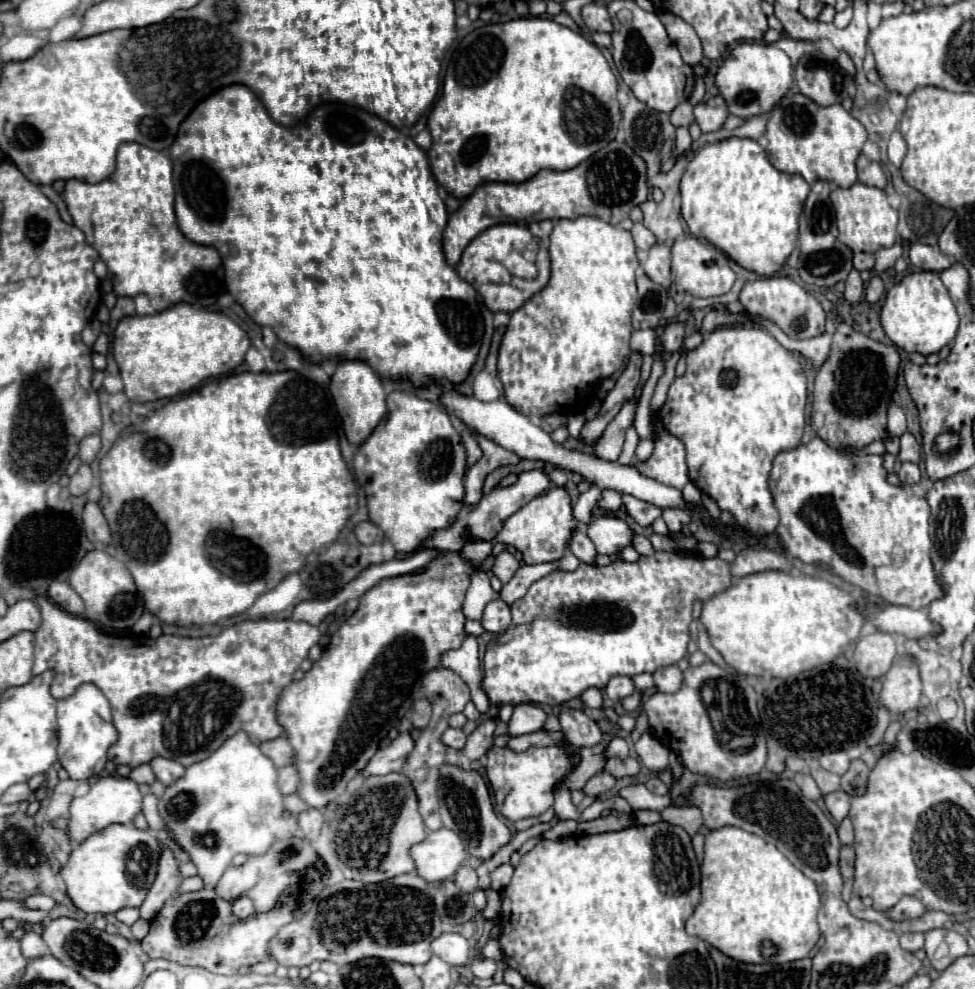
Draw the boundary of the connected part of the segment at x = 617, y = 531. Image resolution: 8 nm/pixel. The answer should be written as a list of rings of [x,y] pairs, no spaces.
[[[598,517],[588,523],[588,537],[594,541],[600,555],[616,555],[624,547],[632,545],[634,535],[636,531],[618,517]]]

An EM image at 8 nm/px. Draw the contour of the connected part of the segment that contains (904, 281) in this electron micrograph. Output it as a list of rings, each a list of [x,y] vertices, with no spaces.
[[[916,271],[904,275],[898,283],[888,289],[880,313],[880,323],[894,345],[902,347],[908,353],[918,351],[922,355],[930,355],[938,353],[944,345],[954,339],[958,331],[958,313],[938,273]]]

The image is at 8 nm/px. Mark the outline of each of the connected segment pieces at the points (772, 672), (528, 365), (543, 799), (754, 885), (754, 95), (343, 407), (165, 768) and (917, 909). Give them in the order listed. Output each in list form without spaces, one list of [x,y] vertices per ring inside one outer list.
[[[754,573],[754,577],[742,577],[726,591],[706,599],[702,603],[700,621],[706,627],[710,643],[724,657],[724,661],[742,675],[756,677],[780,677],[780,679],[796,679],[800,671],[818,667],[822,663],[834,661],[846,645],[854,643],[860,635],[860,627],[864,623],[862,613],[858,613],[852,603],[856,599],[834,587],[832,583],[800,575],[794,577],[790,573]]]
[[[578,217],[578,219],[558,219],[554,223],[554,229],[550,233],[550,259],[552,259],[552,277],[548,281],[548,285],[532,295],[518,311],[514,311],[510,315],[510,321],[506,325],[506,331],[502,335],[500,341],[500,349],[498,349],[498,377],[504,385],[504,399],[518,409],[524,415],[530,417],[542,417],[548,413],[558,413],[558,411],[582,411],[586,407],[586,403],[590,399],[582,399],[592,387],[596,387],[596,381],[600,379],[608,379],[612,377],[616,371],[620,371],[624,367],[624,361],[630,355],[630,333],[632,333],[632,323],[630,323],[630,313],[634,309],[634,297],[636,297],[636,269],[638,269],[638,261],[636,261],[636,247],[632,241],[630,231],[624,231],[616,225],[604,223],[596,217]]]
[[[492,747],[486,759],[488,759],[486,775],[494,795],[500,795],[500,789],[510,789],[502,801],[502,807],[498,807],[498,811],[510,821],[538,817],[540,813],[550,809],[554,803],[556,781],[568,775],[568,757],[560,747],[530,747],[522,753]]]
[[[722,827],[716,831],[710,831],[706,835],[706,847],[704,847],[704,861],[702,861],[702,899],[696,907],[696,911],[692,913],[692,917],[686,921],[686,933],[700,937],[702,941],[706,941],[708,945],[716,947],[718,951],[726,953],[726,957],[734,957],[734,961],[742,961],[742,963],[788,963],[788,961],[796,961],[796,959],[804,959],[810,949],[816,945],[816,941],[820,939],[820,929],[818,929],[818,909],[820,909],[820,895],[816,889],[816,883],[812,879],[808,879],[800,869],[796,869],[772,843],[766,843],[762,837],[748,833],[744,829],[738,827]]]
[[[756,43],[738,45],[724,61],[724,65],[718,69],[714,79],[716,87],[720,89],[720,95],[728,103],[730,113],[742,119],[768,113],[790,91],[794,83],[792,63],[788,55],[776,45],[756,45]]]
[[[342,359],[332,375],[330,393],[336,403],[336,411],[344,423],[344,433],[350,443],[360,445],[386,415],[386,393],[378,373],[360,359]]]
[[[154,757],[150,761],[150,767],[154,769],[156,773],[156,779],[166,787],[166,785],[172,785],[178,777],[182,777],[184,773],[184,767],[178,763],[178,761],[172,761],[172,759],[164,759],[164,757]]]
[[[904,897],[900,899],[890,911],[886,911],[886,915],[892,919],[892,921],[910,921],[910,919],[916,919],[916,917],[922,917],[924,915],[924,905],[914,899],[914,897]]]

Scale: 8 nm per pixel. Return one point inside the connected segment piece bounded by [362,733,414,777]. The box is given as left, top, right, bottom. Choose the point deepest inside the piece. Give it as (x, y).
(391, 759)

